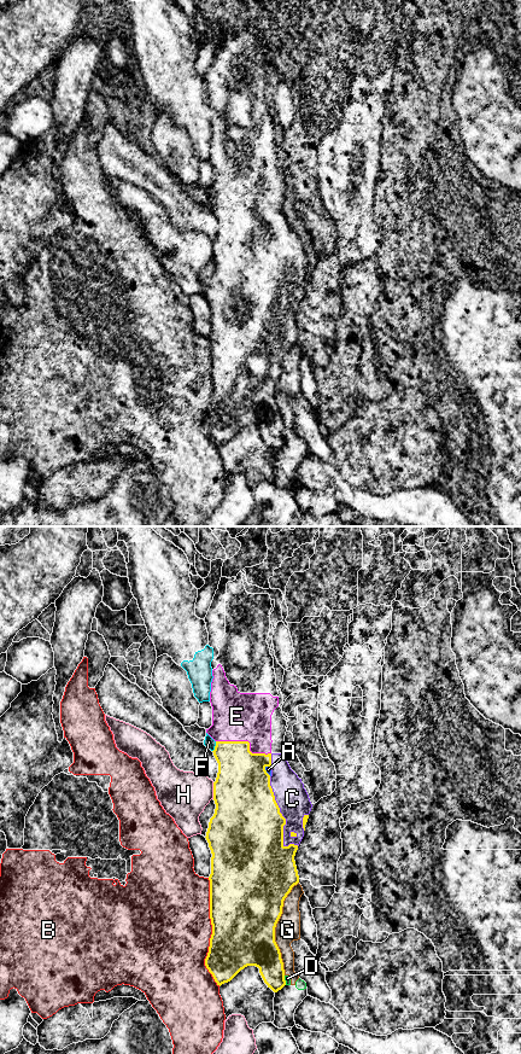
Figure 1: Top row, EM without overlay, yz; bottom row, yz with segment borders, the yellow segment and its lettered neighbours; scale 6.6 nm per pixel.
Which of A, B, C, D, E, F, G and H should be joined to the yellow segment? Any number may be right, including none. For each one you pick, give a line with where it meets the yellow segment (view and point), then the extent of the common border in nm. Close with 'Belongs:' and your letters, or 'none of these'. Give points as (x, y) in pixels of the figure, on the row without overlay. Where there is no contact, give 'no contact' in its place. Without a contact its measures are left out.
C: meets yellow in yz at (284, 277); contact 500 nm long
E: meets yellow in yz at (246, 201); contact 380 nm long
Belongs: C, E

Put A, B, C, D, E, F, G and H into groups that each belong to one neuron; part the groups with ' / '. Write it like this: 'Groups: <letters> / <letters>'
Groups: A D F G / B / C E / H

